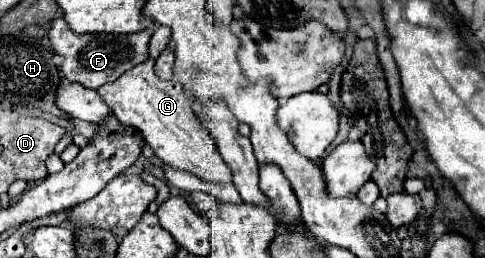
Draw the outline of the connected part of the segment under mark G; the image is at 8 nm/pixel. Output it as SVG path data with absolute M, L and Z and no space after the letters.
M148 57L144 63L134 65L130 71L118 77L118 81L102 85L98 89L98 95L106 101L112 113L118 115L118 119L124 125L134 125L142 129L156 157L162 159L172 169L192 173L204 181L232 183L230 167L224 163L222 155L218 153L210 133L202 129L202 123L194 115L192 101L188 101L188 95L184 93L182 85L174 79L162 81L160 77L156 77L152 65L154 59Z

